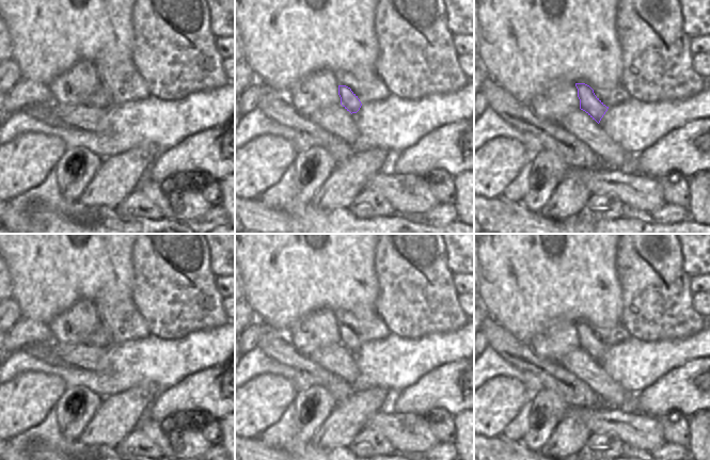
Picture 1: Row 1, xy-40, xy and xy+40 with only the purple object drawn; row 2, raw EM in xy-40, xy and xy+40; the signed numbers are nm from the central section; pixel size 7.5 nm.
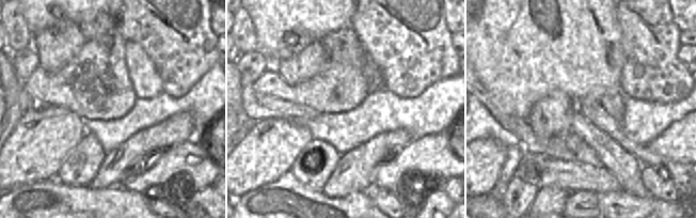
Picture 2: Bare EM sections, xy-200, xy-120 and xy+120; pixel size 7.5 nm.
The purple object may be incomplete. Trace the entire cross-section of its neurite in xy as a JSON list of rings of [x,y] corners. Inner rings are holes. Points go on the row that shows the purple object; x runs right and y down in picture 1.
[[[335,70],[341,105],[351,114],[365,102],[384,100],[390,91],[376,73],[372,77],[354,77],[344,70]]]

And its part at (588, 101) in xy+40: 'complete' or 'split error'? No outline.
split error

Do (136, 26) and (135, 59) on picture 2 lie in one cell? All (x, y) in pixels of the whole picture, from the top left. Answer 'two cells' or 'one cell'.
two cells

